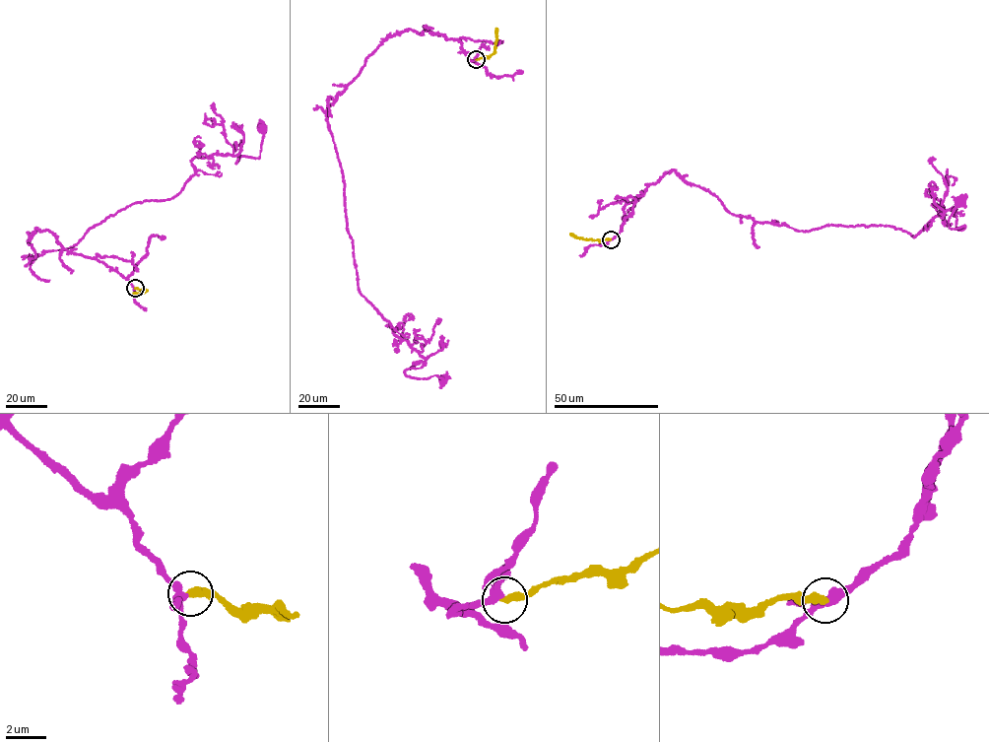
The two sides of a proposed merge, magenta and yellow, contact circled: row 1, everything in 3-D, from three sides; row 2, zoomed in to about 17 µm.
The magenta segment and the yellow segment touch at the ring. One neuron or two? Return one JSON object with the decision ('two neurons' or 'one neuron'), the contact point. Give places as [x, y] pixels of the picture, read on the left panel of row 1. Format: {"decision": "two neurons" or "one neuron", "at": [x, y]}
{"decision": "one neuron", "at": [135, 288]}

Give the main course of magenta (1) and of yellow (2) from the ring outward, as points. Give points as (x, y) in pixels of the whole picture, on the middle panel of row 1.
1: (476, 59), (457, 39), (407, 29), (367, 57), (327, 108), (358, 290), (426, 359), (407, 375), (442, 379)
2: (476, 60), (494, 52), (496, 28)

